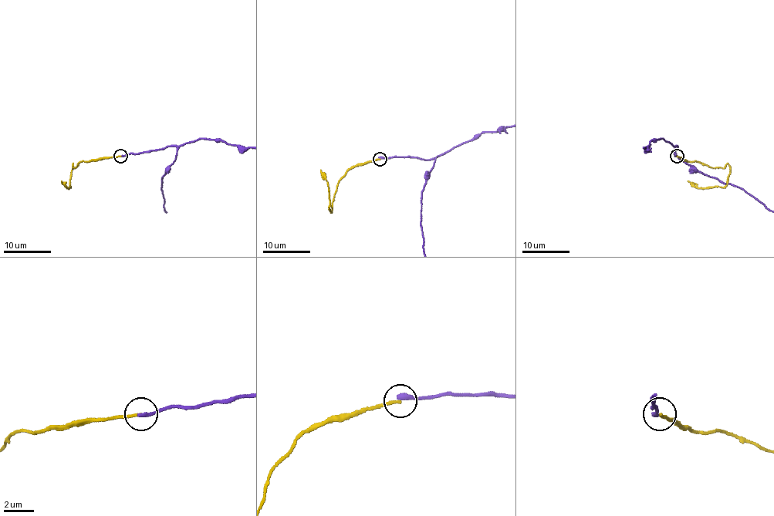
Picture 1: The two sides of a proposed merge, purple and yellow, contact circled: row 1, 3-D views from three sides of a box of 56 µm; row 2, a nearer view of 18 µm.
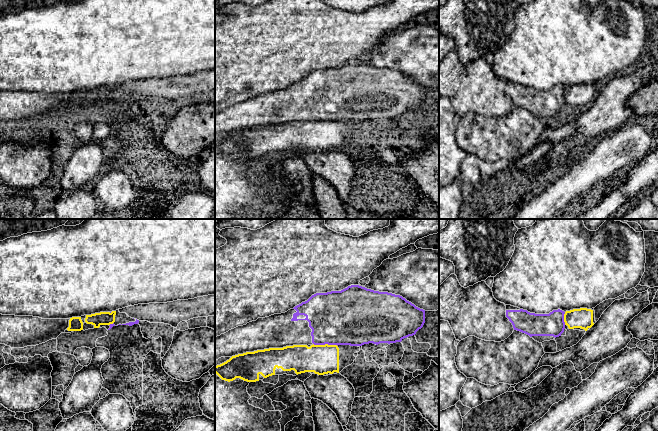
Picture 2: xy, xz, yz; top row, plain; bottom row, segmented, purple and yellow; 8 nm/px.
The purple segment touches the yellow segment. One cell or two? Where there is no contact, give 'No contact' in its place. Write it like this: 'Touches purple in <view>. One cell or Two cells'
Touches purple in xz. Two cells

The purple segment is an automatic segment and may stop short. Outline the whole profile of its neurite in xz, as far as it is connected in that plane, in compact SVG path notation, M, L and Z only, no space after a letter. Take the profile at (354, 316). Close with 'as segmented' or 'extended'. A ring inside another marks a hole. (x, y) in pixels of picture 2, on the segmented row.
M359 285L341 291L316 293L285 313L258 318L215 337L215 360L246 352L293 345L350 345L396 343L413 336L425 323L425 310L400 295Z; extended

